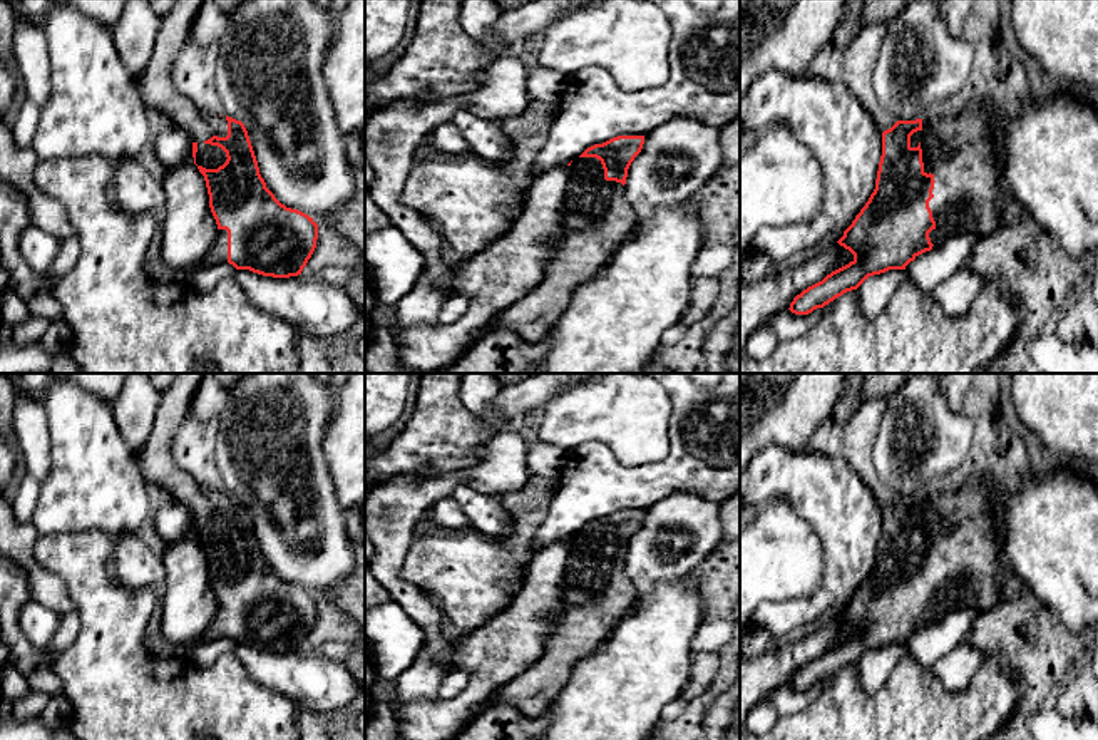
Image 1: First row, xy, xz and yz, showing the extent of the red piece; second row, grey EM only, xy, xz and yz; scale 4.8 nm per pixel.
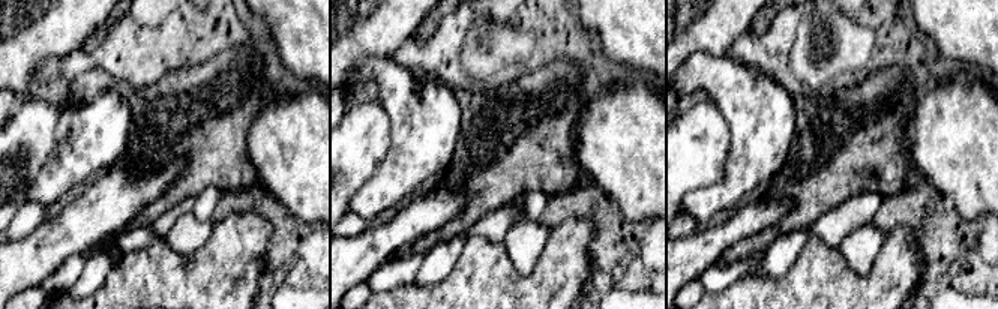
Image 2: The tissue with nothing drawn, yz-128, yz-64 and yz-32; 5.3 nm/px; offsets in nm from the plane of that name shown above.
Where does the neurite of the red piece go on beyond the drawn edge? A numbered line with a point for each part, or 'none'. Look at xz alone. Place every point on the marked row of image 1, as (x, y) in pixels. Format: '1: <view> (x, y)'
1: xz (598, 218)

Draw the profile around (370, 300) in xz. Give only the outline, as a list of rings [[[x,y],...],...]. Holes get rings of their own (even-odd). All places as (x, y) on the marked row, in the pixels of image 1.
[[[365,260],[365,345],[370,342],[375,325],[372,323],[372,310],[377,305],[377,296],[373,293],[373,285],[370,280],[368,263]]]

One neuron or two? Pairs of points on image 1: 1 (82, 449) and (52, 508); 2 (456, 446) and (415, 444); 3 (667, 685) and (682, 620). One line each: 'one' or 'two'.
1: one
2: one
3: one

